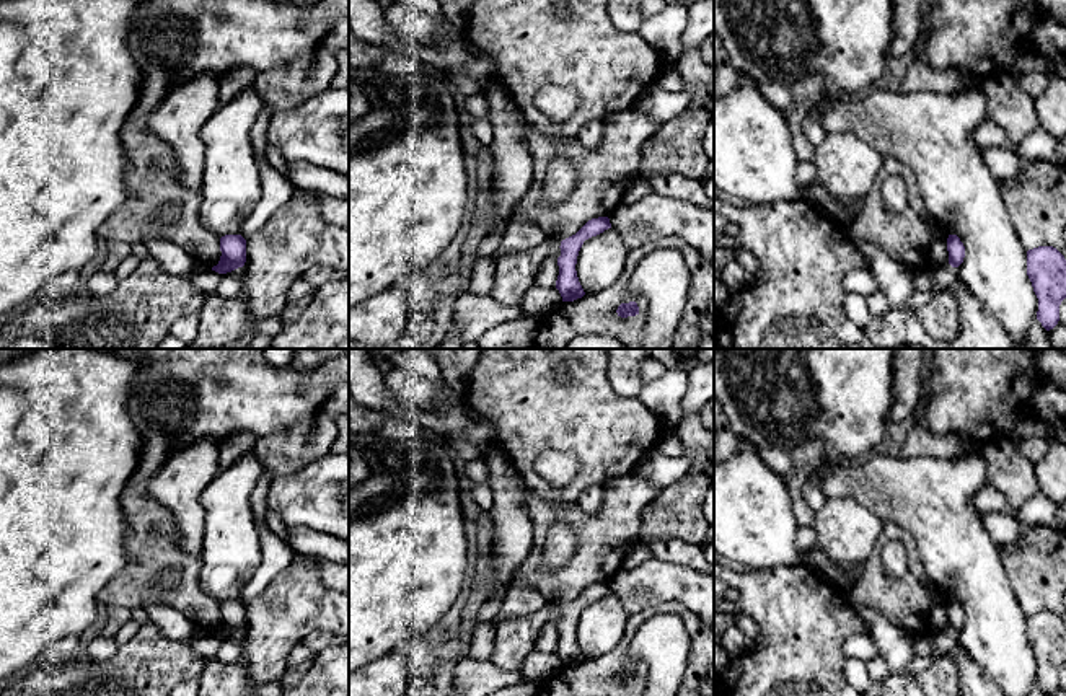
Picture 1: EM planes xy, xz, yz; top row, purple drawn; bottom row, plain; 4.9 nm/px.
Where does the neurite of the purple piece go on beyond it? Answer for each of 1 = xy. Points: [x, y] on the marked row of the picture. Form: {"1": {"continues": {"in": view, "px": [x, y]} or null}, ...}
{"1": {"continues": null}}

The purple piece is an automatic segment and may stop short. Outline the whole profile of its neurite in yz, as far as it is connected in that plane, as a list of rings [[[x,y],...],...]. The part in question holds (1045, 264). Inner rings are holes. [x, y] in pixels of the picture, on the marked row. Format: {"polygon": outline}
{"polygon": [[[1053,246],[1027,251],[1027,275],[1038,298],[1037,319],[1050,331],[1059,321],[1059,305],[1066,298],[1066,259]]]}

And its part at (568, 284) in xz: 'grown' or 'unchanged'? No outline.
unchanged

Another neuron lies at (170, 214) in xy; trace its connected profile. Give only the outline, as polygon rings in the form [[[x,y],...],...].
[[[176,204],[165,205],[156,218],[155,225],[156,227],[165,227],[168,228],[170,225],[176,223],[179,220],[179,207]]]

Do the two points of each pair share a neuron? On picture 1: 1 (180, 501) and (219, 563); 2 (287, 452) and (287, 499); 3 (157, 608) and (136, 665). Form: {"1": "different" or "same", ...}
{"1": "different", "2": "different", "3": "different"}

